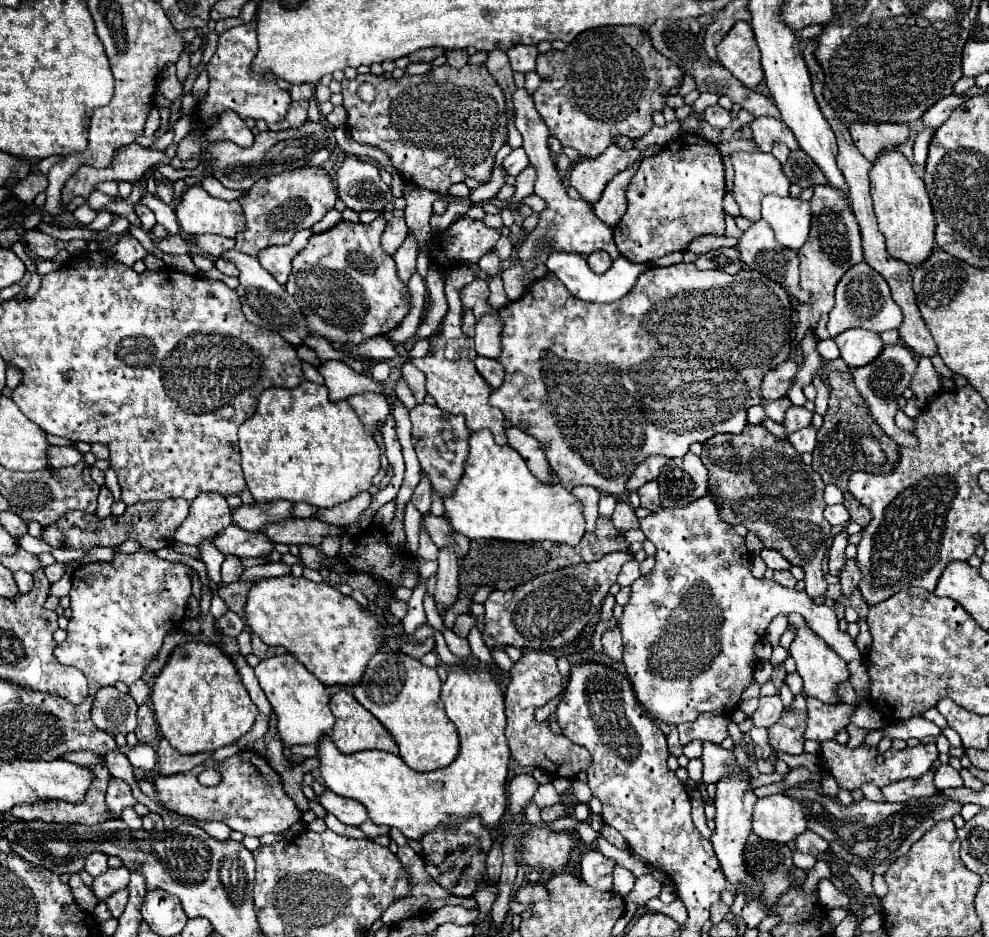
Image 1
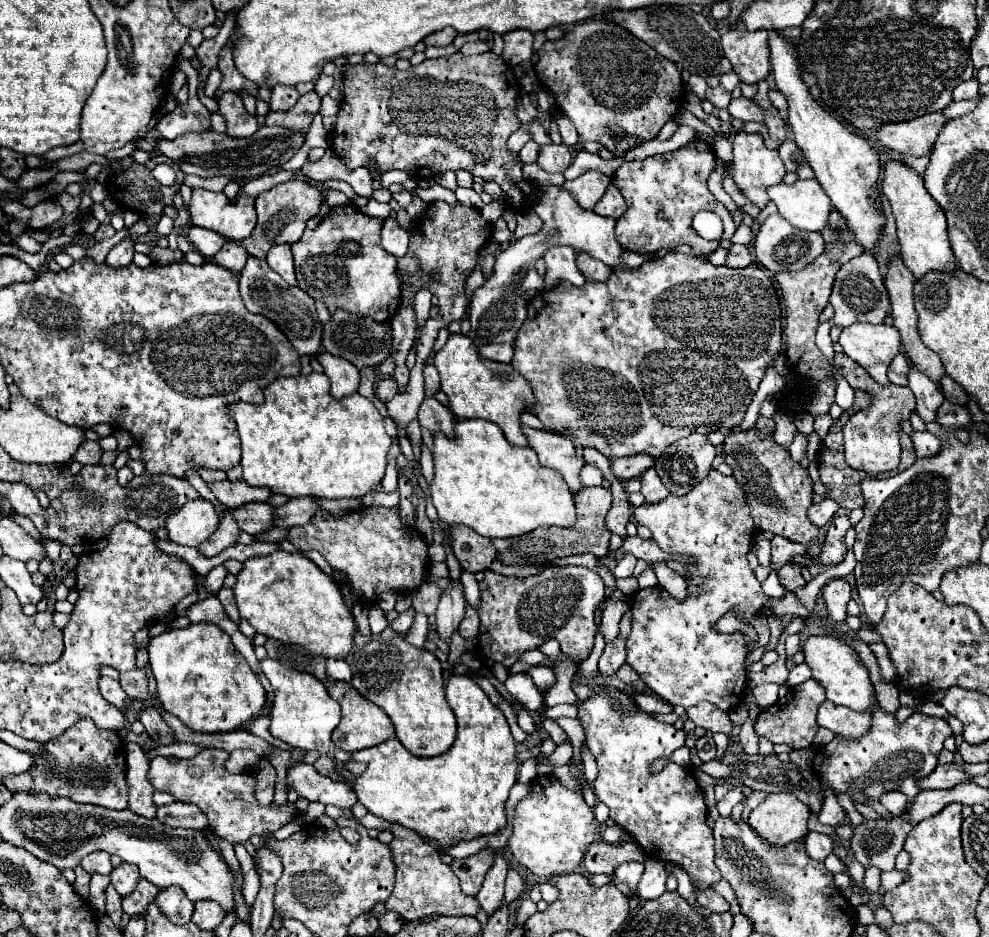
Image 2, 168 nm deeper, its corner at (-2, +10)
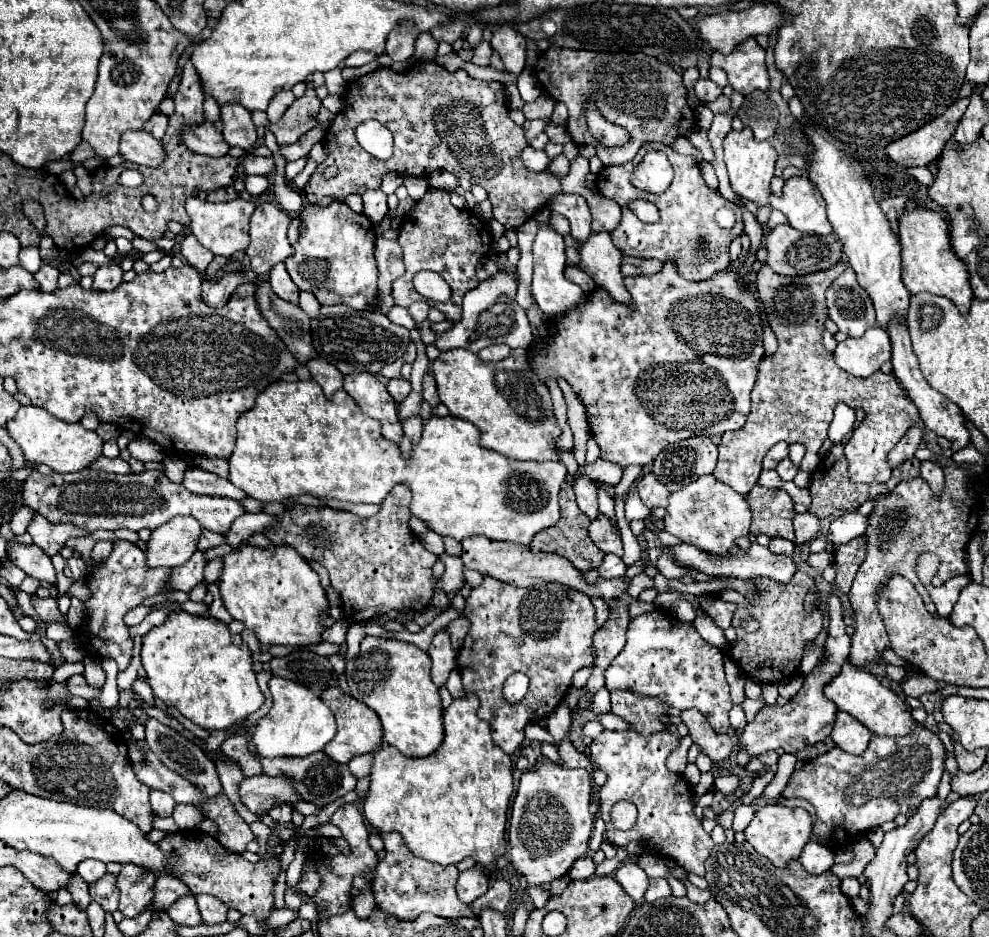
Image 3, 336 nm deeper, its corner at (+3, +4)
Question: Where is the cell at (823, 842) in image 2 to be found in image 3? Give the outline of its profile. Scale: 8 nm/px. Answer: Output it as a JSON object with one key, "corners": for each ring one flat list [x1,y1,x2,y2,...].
{"corners":[[810,840,800,856,800,862,810,874,822,874,830,870,836,860,834,860,834,850]]}

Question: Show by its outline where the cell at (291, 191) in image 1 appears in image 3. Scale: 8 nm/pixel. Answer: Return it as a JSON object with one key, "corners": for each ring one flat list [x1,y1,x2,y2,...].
{"corners":[[264,202,264,204,260,204,260,206,256,208,256,212,252,214,252,218,250,218,250,246,246,248,246,254,250,256,252,270,254,270,258,276,268,274,274,264,284,262,288,256,294,254,294,248,290,246,288,236,286,236,288,224,290,224,290,218,288,218,286,212,282,212,282,210,278,208,278,204]]}

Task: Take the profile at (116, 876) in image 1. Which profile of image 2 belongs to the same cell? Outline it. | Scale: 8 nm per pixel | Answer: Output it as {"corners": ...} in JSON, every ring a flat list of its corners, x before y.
{"corners":[[121,862,117,868,113,868,113,872,109,874,109,878,111,878,113,888,115,888,121,896,127,896,129,892,135,890,135,884,137,884,137,880,139,880,141,876,139,876,139,870,137,870,133,864]]}

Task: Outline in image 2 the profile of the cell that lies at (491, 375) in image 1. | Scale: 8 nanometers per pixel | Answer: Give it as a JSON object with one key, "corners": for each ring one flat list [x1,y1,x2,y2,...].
{"corners":[[487,344,487,346,479,348,479,354,487,360,509,364,511,356,513,356,513,344]]}

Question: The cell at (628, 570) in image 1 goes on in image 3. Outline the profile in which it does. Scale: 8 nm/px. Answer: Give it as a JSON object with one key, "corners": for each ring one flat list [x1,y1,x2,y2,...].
{"corners":[[604,554,602,562,596,570,602,578,618,578,618,576,626,574,626,564,622,562,622,558,618,558,614,554]]}

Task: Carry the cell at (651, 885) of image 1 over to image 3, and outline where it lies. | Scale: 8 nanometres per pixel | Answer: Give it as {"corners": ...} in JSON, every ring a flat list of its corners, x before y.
{"corners":[[650,880,650,888,646,890,646,902,654,902,658,898,666,898,670,896,672,890,670,890,670,884,666,880]]}

